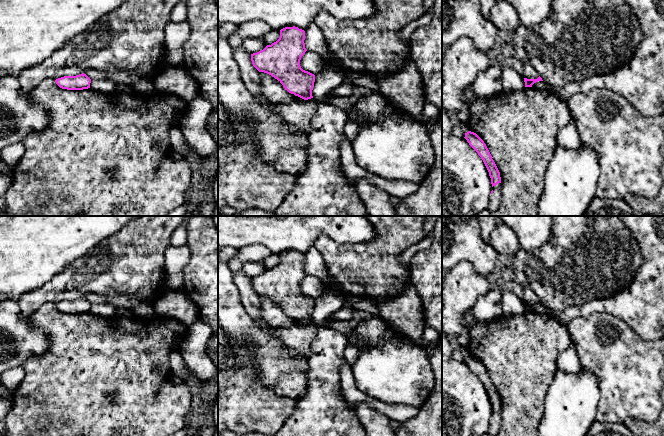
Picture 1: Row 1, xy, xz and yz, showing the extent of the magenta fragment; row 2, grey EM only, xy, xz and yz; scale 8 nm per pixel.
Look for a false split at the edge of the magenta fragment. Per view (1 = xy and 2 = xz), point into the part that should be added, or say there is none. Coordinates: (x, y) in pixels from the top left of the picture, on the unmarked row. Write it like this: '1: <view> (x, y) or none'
1: none
2: none

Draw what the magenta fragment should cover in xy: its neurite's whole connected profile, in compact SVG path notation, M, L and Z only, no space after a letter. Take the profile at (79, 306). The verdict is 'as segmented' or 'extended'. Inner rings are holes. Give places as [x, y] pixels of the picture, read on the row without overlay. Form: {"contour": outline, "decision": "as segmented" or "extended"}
{"contour": "M84 297L76 300L64 300L55 304L56 308L67 314L83 314L90 312L91 303Z", "decision": "as segmented"}

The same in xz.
{"contour": "M298 251L280 254L279 263L251 278L253 290L277 303L289 317L304 324L313 322L315 299L300 290L305 272L305 255Z", "decision": "as segmented"}

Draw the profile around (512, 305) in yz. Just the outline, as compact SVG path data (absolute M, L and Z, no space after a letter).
M504 290L502 295L502 311L507 318L520 315L525 312L524 302L515 293Z

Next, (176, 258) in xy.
M187 244L169 246L165 251L166 285L169 291L182 290L184 284L183 270L190 260L190 249Z

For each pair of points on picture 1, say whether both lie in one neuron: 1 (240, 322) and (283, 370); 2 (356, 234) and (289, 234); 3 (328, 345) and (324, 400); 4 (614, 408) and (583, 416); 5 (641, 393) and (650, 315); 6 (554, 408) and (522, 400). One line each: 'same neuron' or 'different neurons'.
1: same neuron
2: same neuron
3: same neuron
4: different neurons
5: different neurons
6: different neurons

